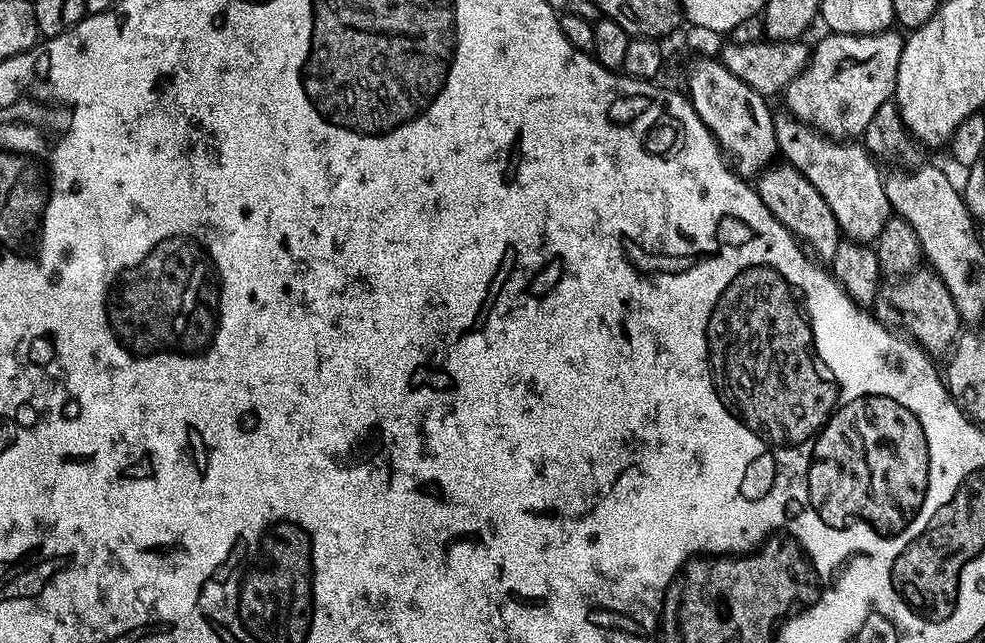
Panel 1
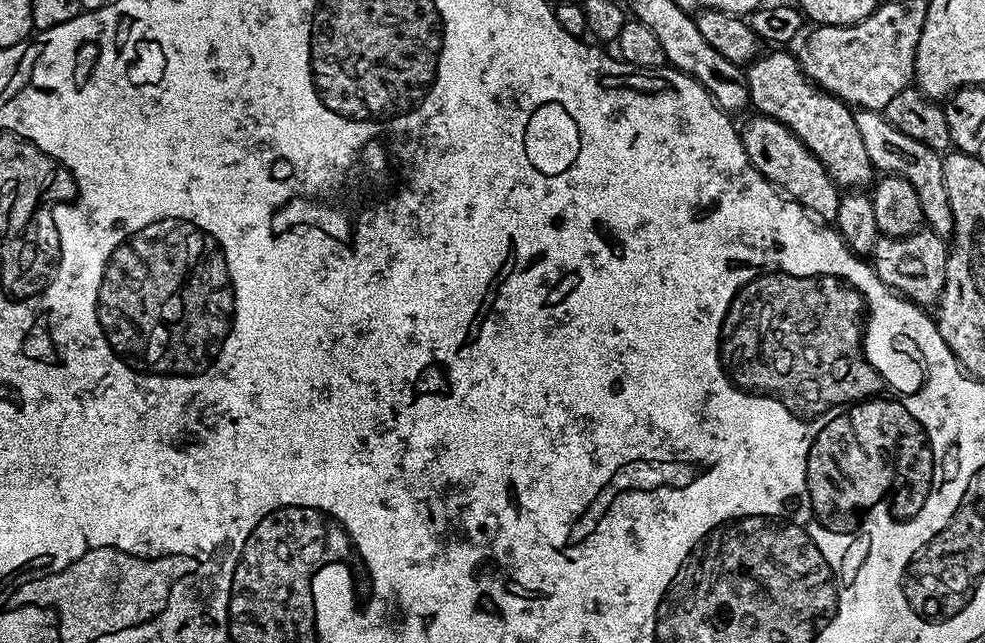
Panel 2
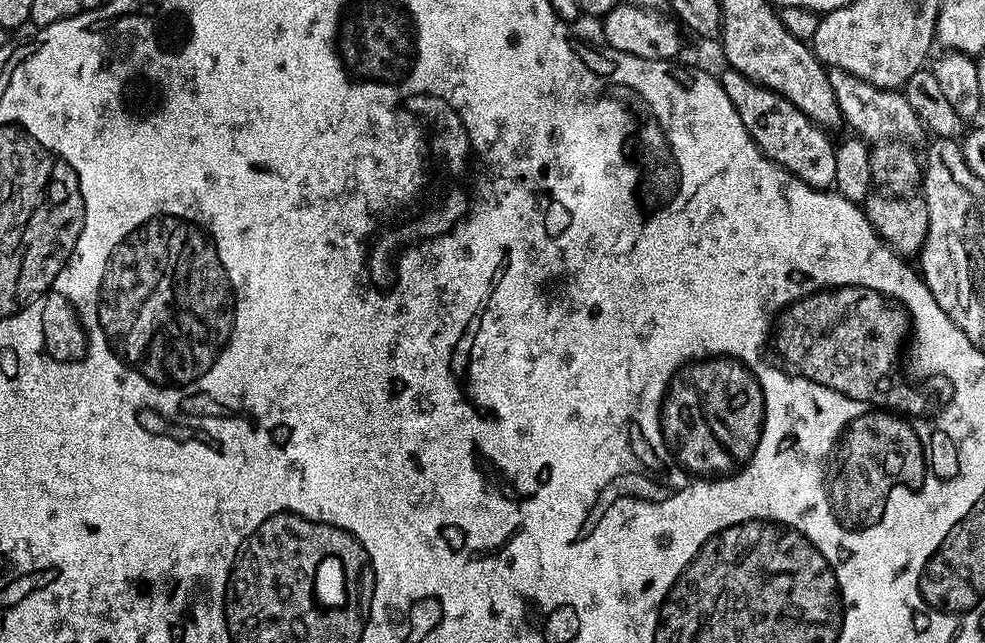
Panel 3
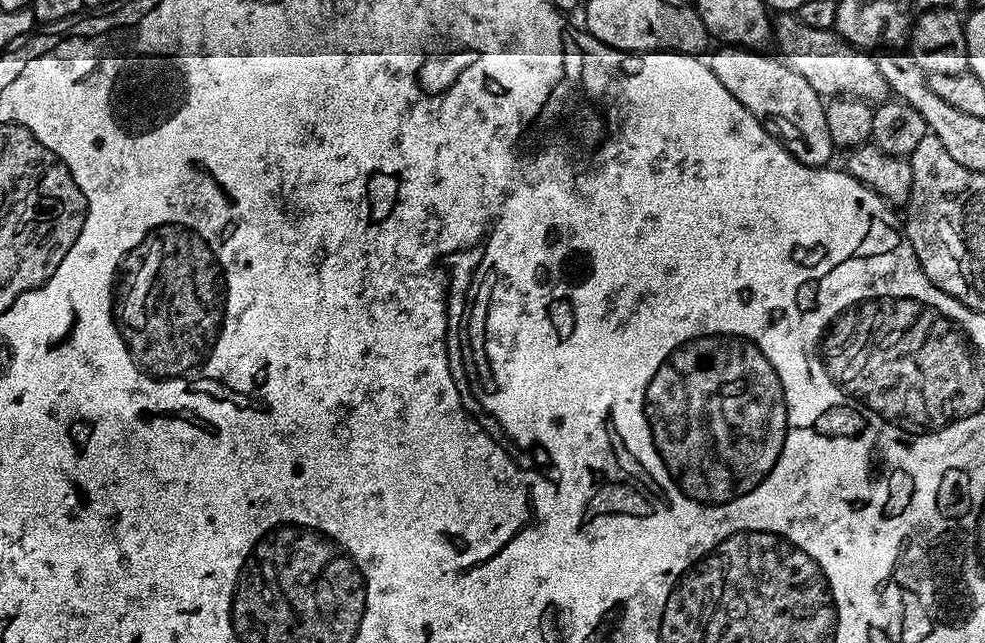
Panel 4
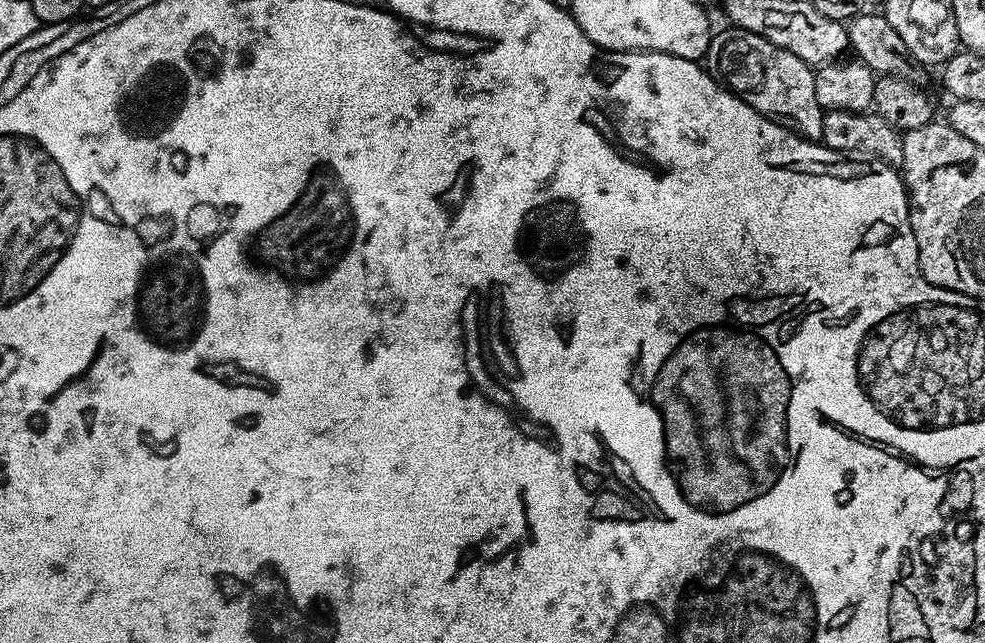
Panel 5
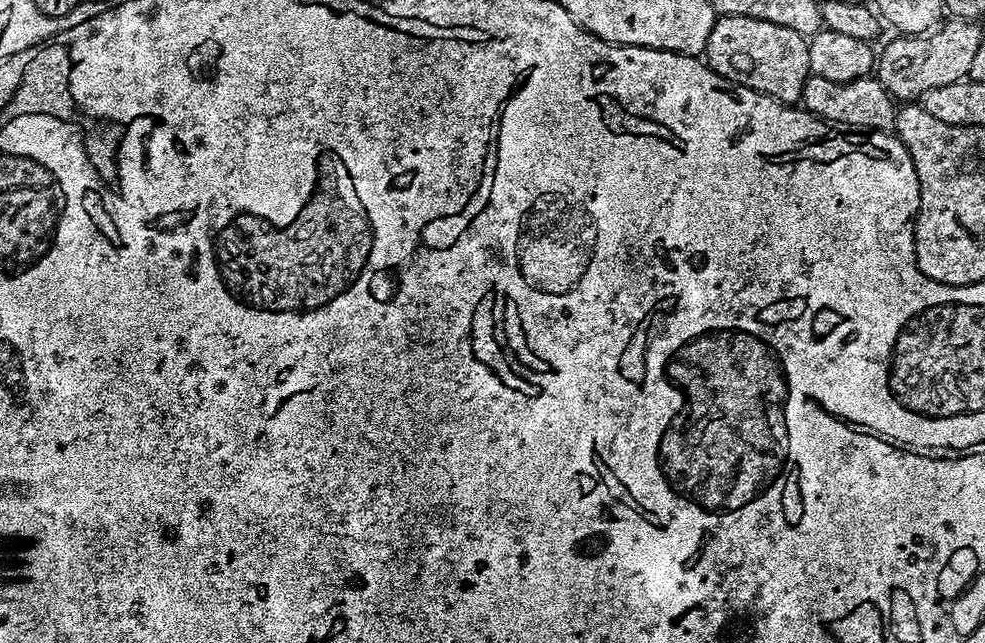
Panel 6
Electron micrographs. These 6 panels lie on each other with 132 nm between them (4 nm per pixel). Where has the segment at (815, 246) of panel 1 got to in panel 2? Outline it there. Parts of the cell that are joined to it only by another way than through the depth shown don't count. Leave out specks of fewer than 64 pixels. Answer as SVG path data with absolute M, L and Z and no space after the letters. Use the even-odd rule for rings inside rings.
M752 114L745 122L744 128L739 129L740 140L744 143L746 158L758 170L758 174L765 176L771 184L776 185L790 200L798 201L804 211L811 214L817 221L835 221L838 214L838 202L842 195L841 189L828 174L822 162L806 150L806 146L782 122L769 116Z

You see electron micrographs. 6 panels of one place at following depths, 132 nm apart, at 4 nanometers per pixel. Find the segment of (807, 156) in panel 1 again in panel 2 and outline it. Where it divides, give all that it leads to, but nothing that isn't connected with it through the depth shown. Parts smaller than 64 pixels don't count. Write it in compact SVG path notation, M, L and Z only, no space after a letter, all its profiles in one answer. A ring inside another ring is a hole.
M788 50L768 51L757 56L746 68L751 107L756 107L753 109L759 115L774 118L782 122L782 126L789 128L804 143L806 150L810 150L810 154L814 154L814 158L822 162L826 174L837 188L860 190L871 185L874 169L870 154L866 154L866 142L862 142L862 134L858 131L856 112L836 96L831 96L812 83L793 53L791 56L784 52Z

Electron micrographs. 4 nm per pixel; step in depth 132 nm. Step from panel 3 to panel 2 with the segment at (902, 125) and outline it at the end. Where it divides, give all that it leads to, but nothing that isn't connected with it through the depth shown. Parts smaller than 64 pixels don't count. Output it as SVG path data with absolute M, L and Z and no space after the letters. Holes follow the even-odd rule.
M856 112L858 131L862 134L862 142L866 142L866 154L870 154L873 169L880 174L891 174L906 178L921 203L924 224L940 237L947 237L952 230L952 211L950 198L946 194L944 181L944 161L941 153L930 146L910 138L910 134L902 134L880 112Z

